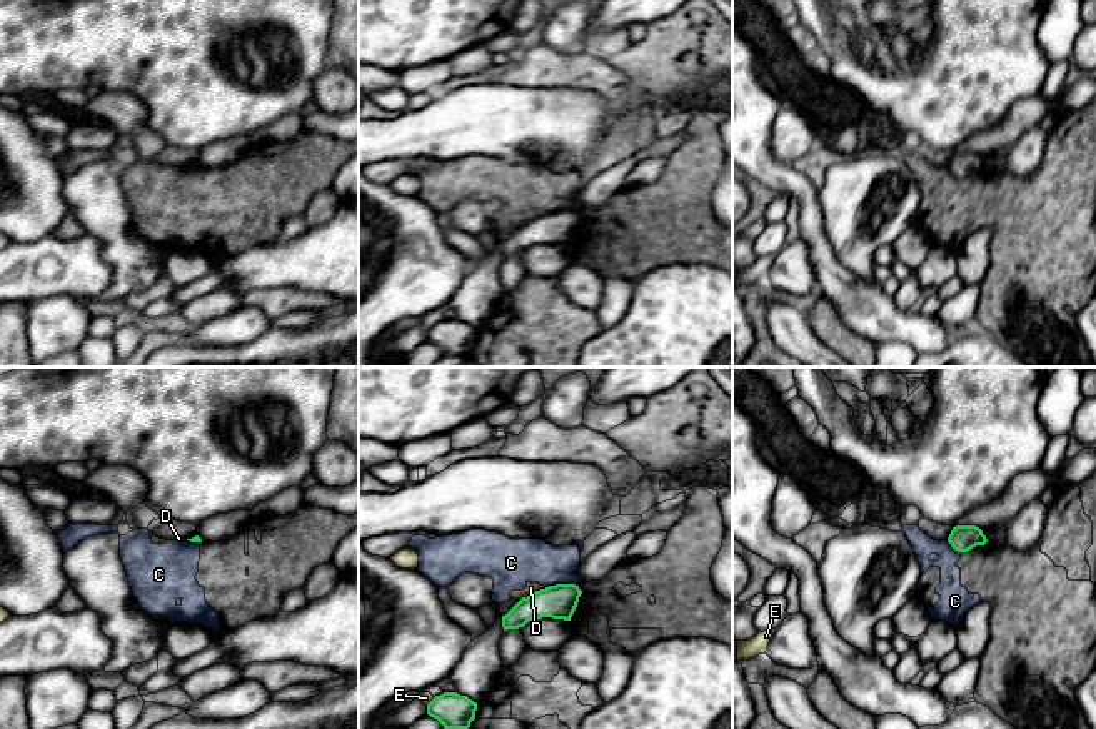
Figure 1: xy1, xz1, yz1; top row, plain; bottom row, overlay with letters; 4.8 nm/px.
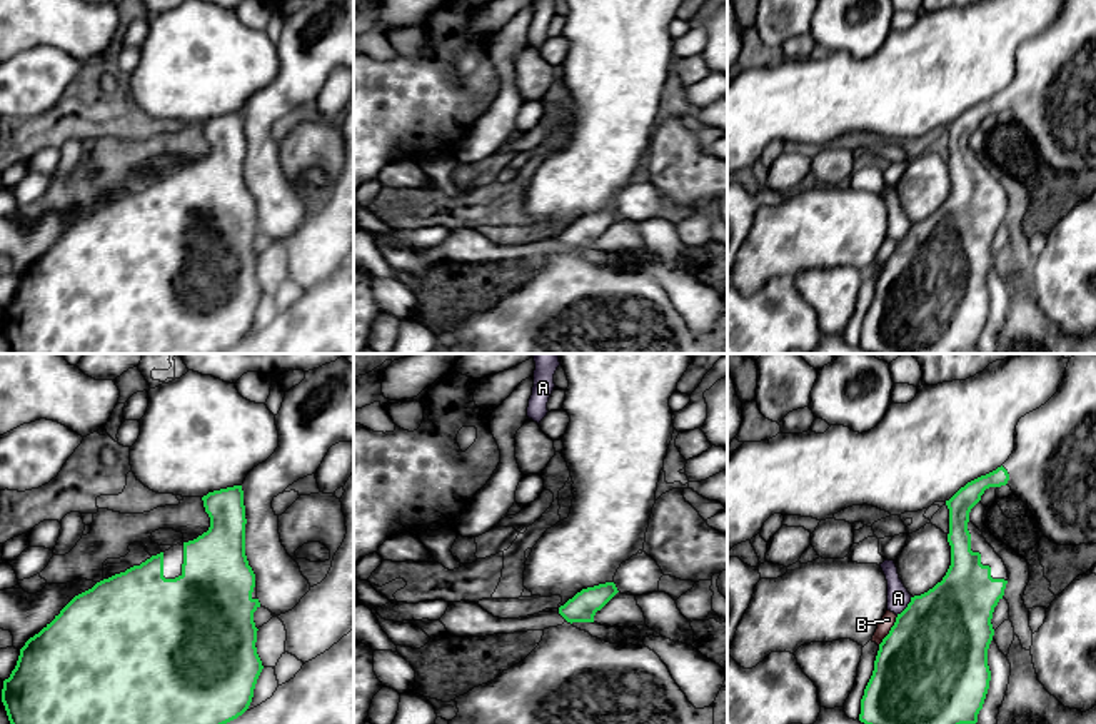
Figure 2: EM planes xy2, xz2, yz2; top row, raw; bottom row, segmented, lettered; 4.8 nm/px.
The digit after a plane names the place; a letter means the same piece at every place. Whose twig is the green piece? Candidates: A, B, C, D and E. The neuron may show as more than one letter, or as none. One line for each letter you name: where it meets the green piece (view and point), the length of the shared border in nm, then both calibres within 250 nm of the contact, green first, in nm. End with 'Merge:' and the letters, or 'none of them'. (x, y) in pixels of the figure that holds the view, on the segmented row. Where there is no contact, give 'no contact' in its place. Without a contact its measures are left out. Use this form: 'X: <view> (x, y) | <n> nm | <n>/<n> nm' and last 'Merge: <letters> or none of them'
Merge: none of them

